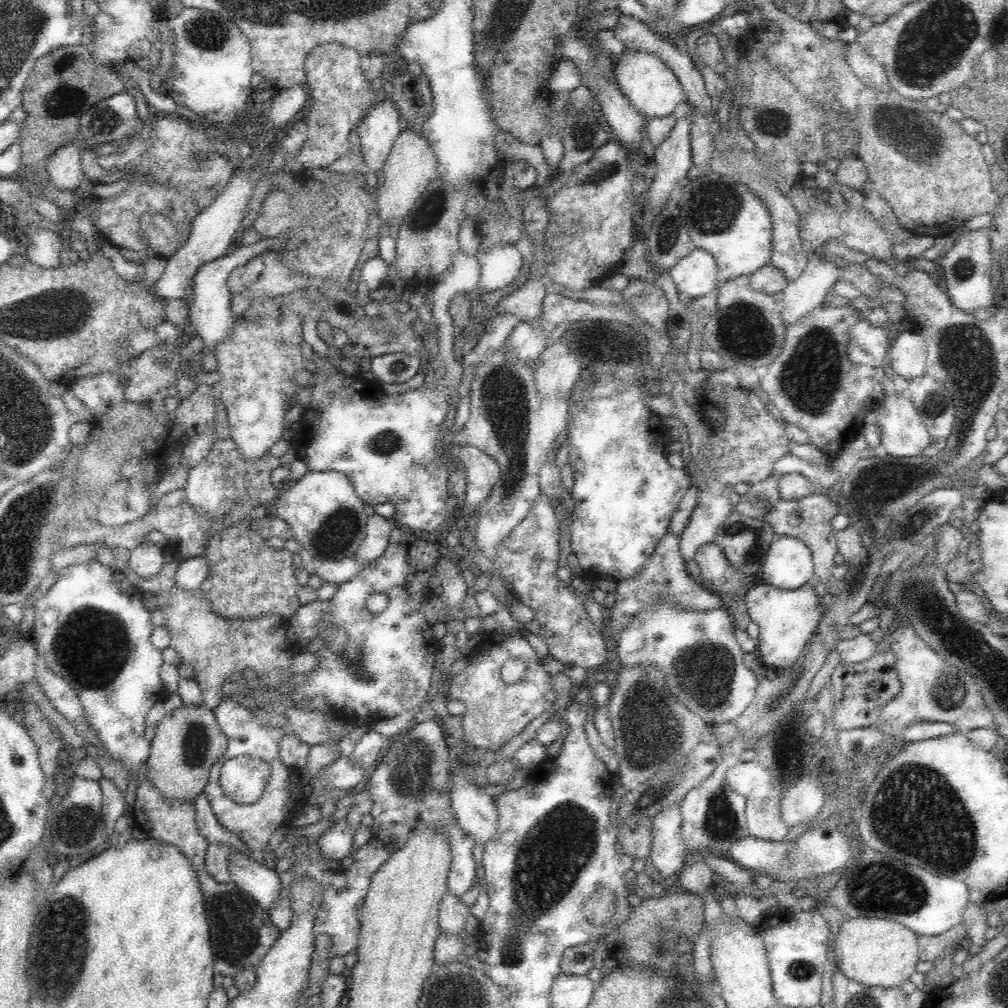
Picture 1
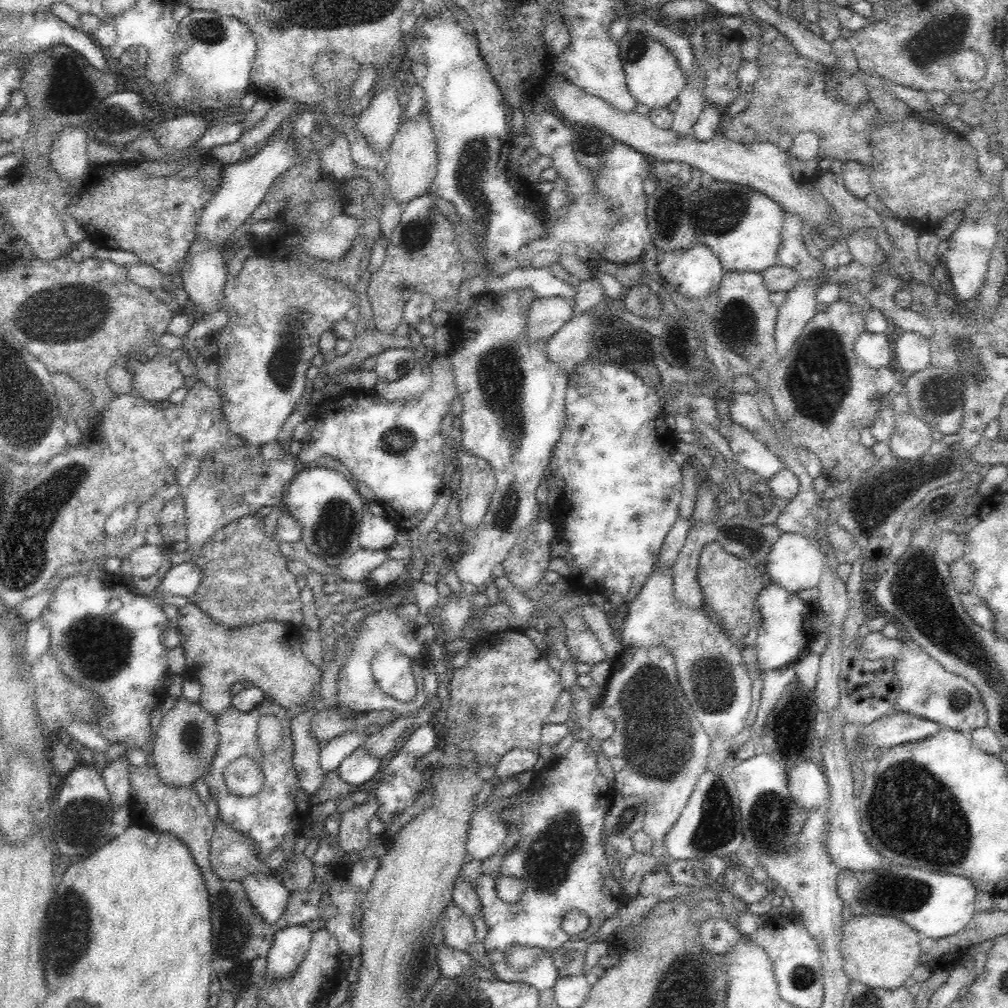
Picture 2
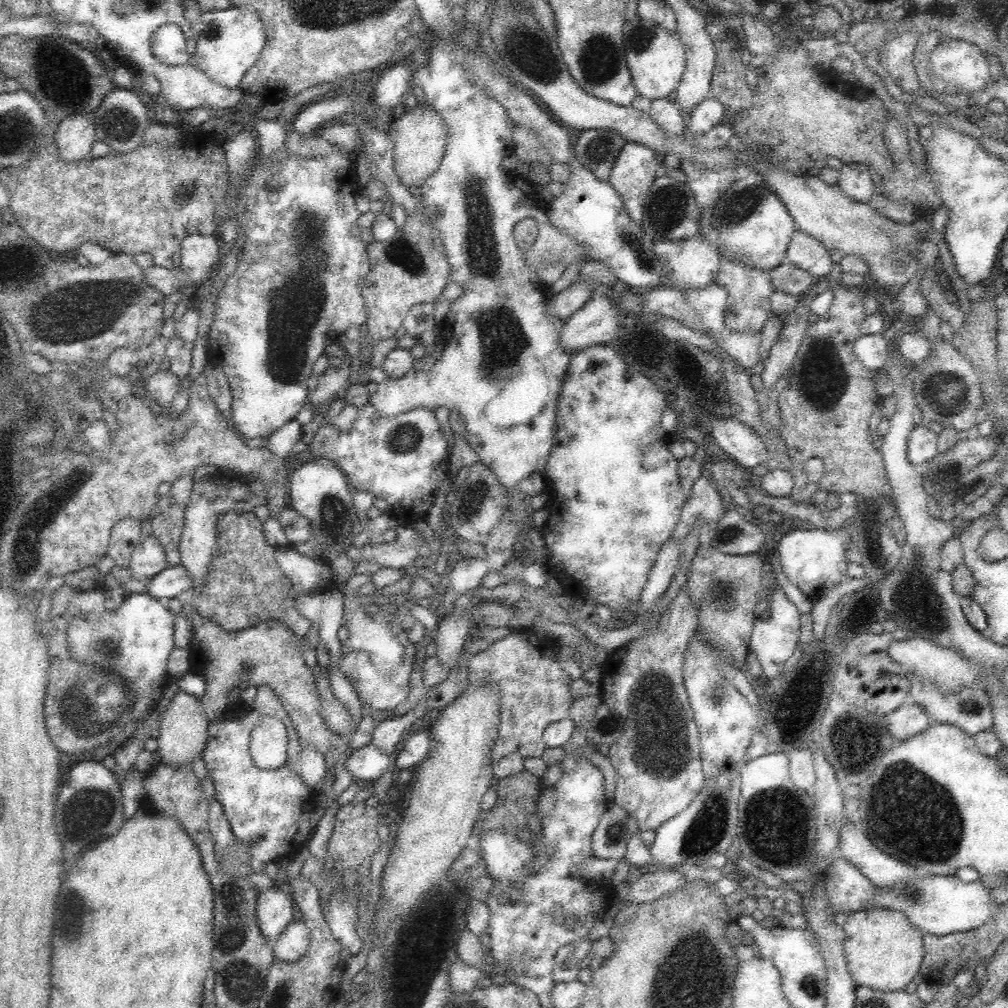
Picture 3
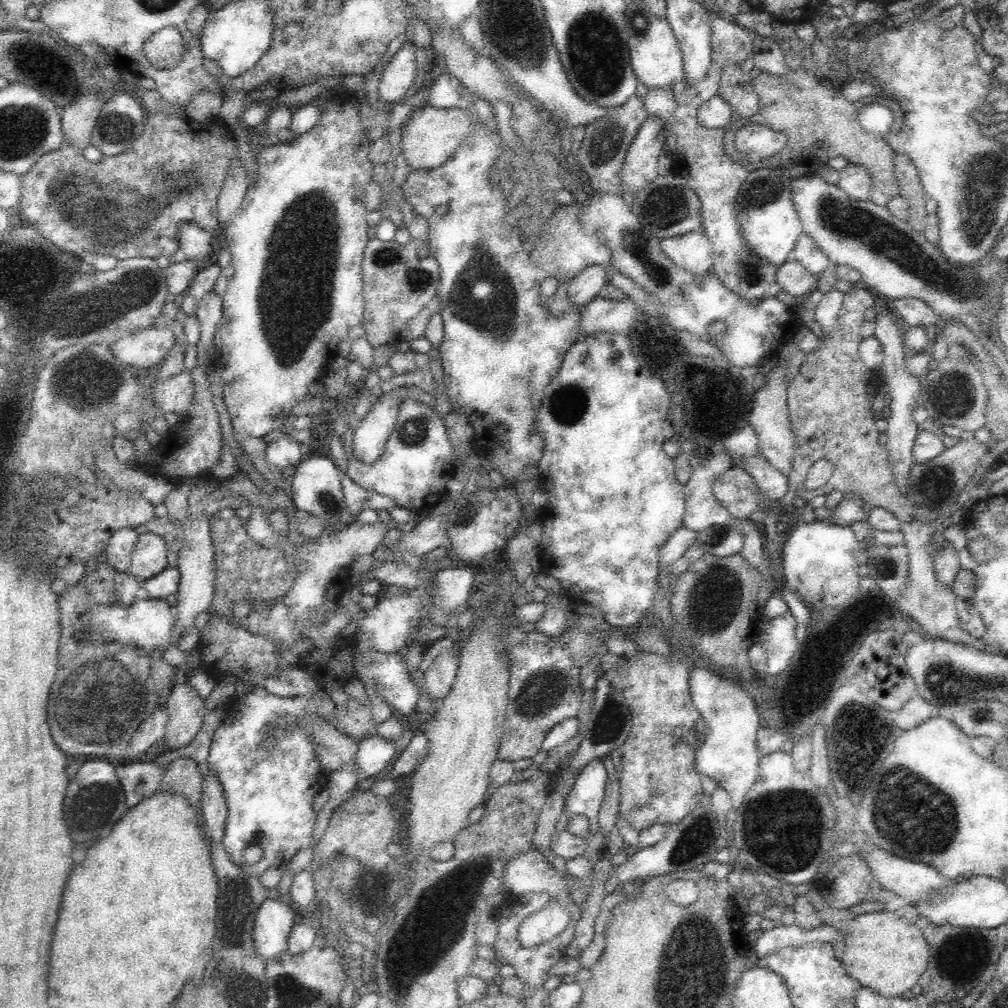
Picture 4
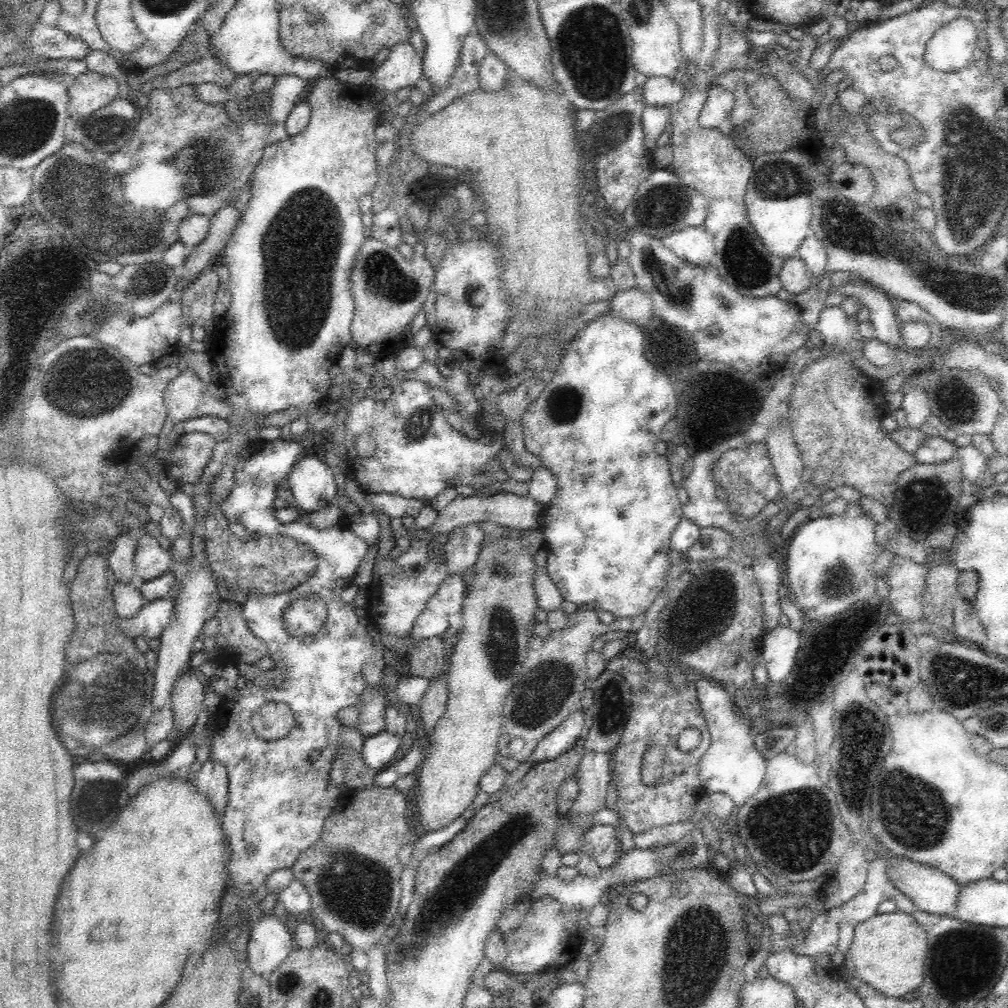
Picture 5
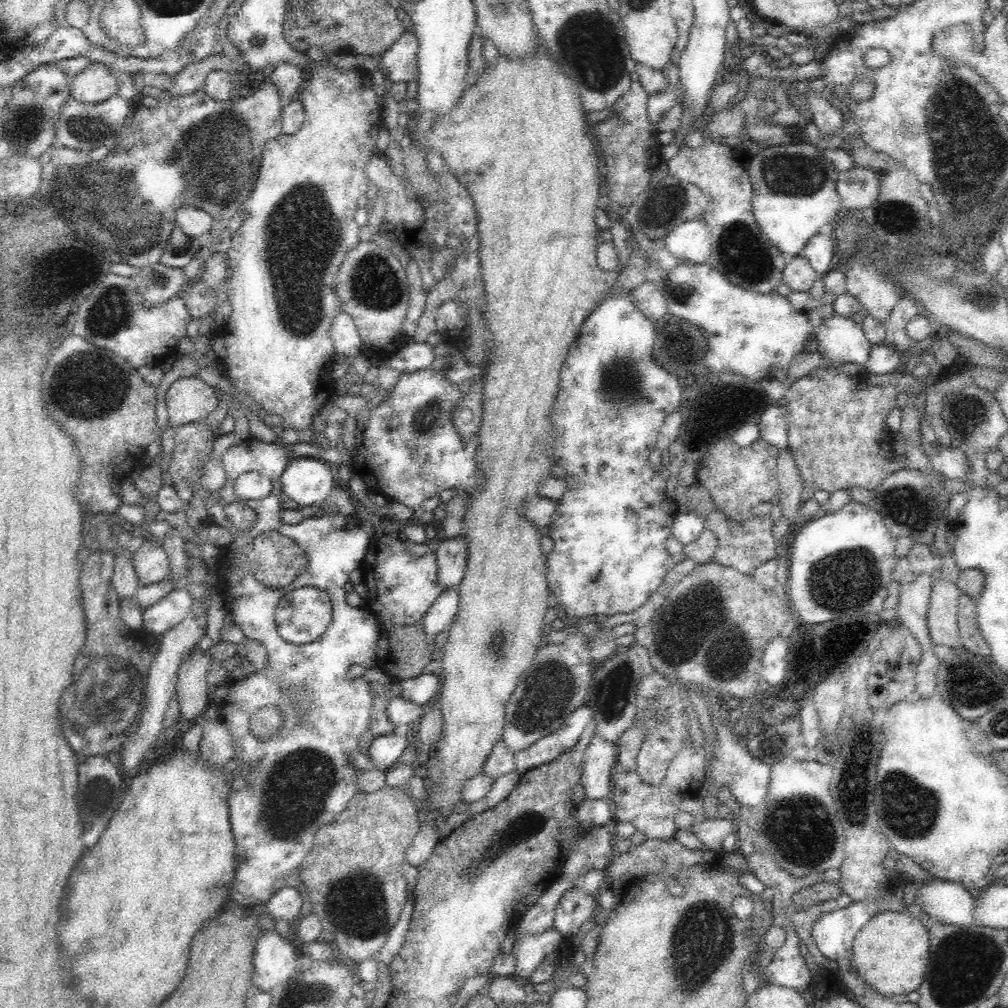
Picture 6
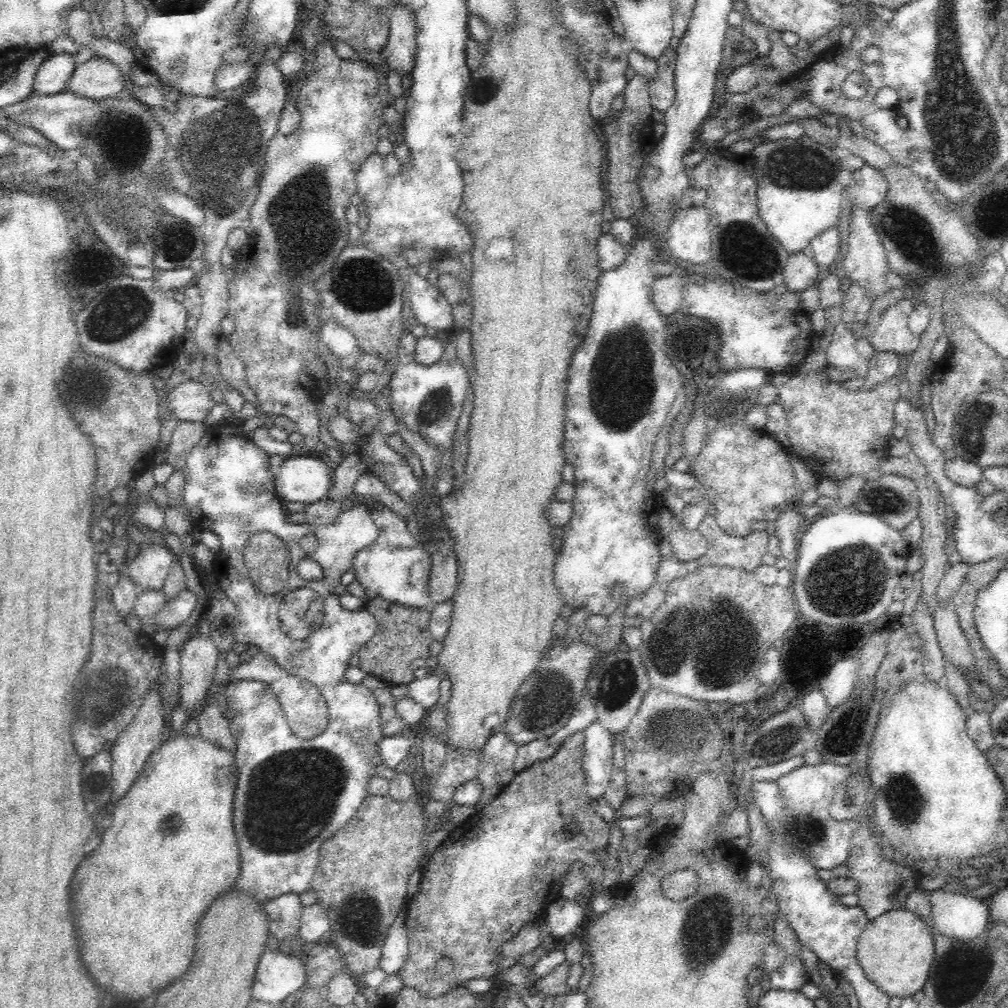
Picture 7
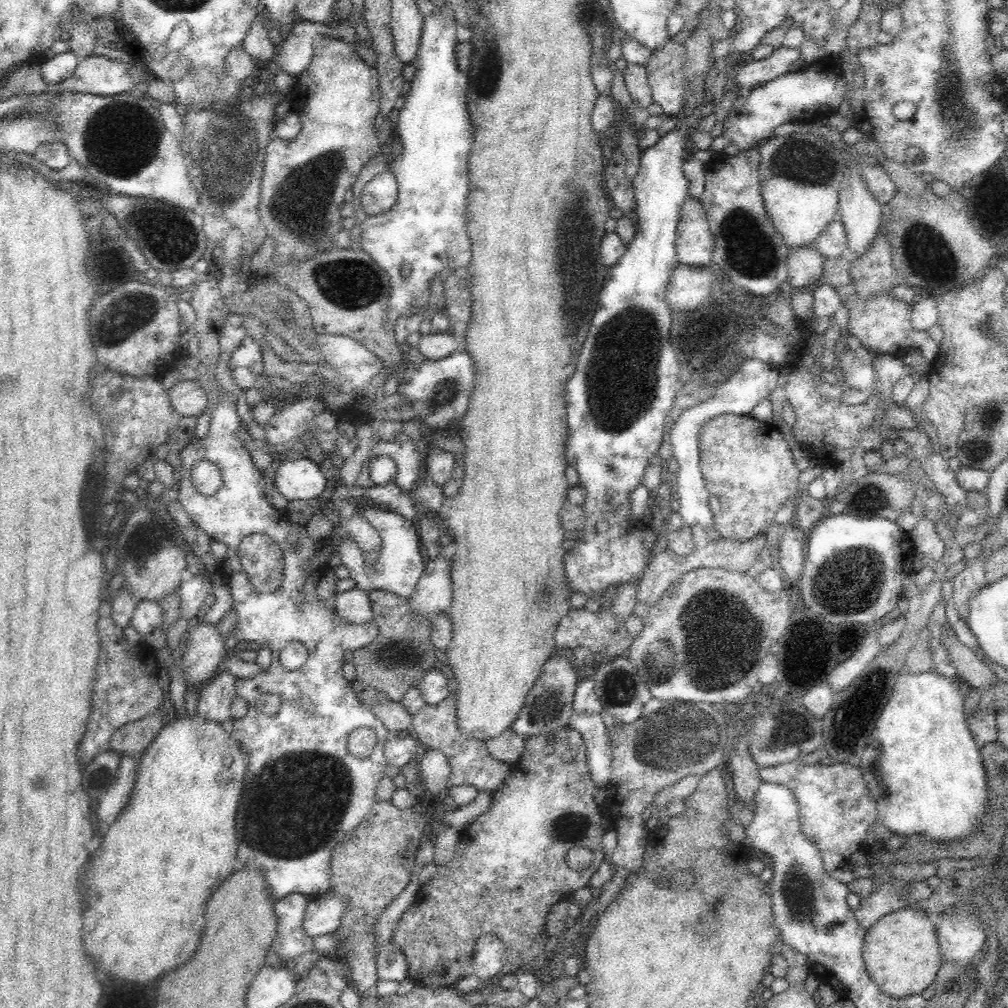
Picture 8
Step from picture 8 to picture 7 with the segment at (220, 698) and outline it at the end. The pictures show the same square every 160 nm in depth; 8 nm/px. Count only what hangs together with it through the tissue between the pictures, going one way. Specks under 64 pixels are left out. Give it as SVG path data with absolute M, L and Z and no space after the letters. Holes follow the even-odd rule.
M216 698L208 700L205 706L195 714L199 724L199 736L235 754L236 737L232 734L230 721L222 715L215 700Z

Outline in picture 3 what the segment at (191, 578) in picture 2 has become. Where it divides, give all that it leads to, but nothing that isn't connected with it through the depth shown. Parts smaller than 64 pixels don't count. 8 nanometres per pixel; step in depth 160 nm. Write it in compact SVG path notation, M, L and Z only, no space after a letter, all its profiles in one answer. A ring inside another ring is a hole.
M180 564L175 567L165 567L154 578L151 578L146 593L153 598L177 598L191 587L190 574Z

